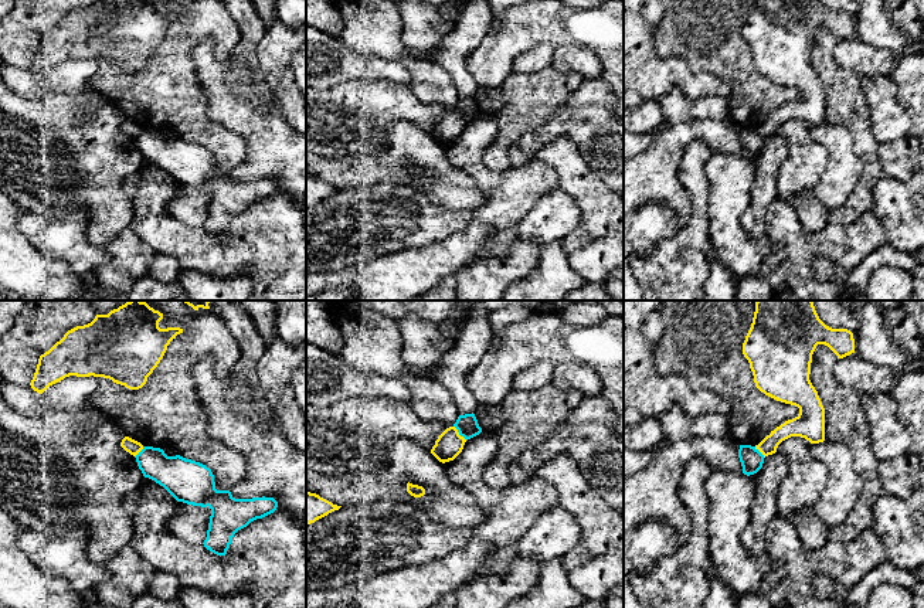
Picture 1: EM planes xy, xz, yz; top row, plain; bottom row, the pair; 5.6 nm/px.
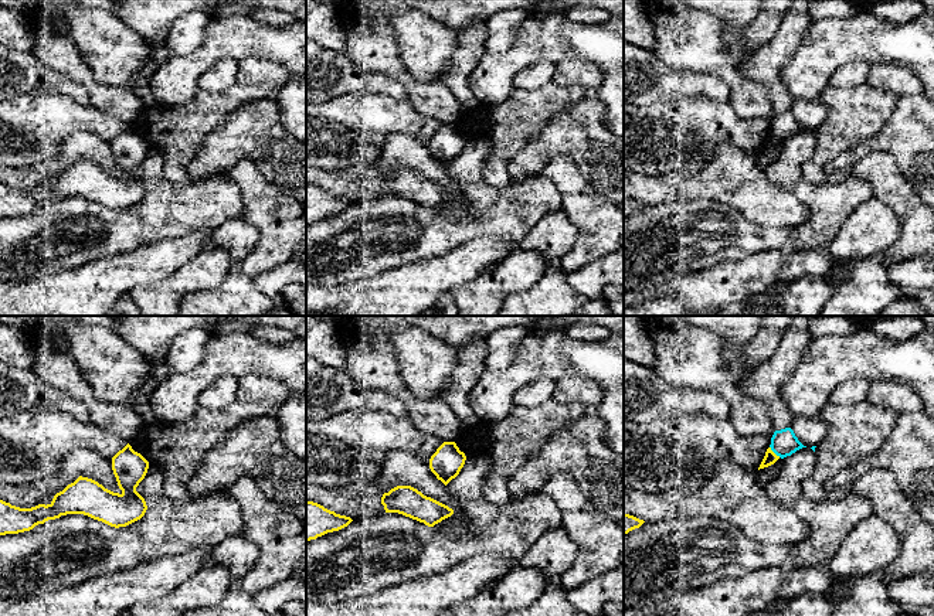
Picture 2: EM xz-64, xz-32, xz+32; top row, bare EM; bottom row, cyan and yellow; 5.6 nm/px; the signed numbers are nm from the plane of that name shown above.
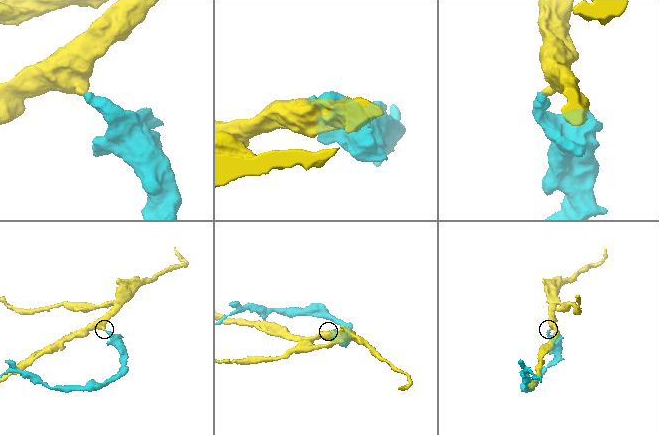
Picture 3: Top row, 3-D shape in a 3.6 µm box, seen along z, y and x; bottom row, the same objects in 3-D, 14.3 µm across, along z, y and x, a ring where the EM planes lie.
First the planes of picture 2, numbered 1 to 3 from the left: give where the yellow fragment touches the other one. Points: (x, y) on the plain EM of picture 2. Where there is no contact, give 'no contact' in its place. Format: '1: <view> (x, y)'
1: no contact
2: no contact
3: xz+32 (774, 135)

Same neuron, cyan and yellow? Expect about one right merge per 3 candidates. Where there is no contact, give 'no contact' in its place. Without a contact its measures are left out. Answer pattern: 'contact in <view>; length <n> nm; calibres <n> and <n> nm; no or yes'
contact in xz; length 120 nm; calibres 120 and 160 nm; no

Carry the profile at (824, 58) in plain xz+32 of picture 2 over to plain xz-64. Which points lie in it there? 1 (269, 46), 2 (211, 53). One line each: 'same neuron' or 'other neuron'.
1: same neuron
2: same neuron

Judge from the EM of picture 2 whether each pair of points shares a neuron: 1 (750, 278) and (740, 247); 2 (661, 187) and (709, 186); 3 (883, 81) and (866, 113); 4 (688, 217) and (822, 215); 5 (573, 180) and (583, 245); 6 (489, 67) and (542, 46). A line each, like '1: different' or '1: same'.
1: different
2: same
3: different
4: same
5: same
6: same

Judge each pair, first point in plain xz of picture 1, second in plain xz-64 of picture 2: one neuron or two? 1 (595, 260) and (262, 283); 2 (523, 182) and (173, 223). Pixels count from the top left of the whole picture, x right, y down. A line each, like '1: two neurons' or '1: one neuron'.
1: one neuron
2: one neuron

